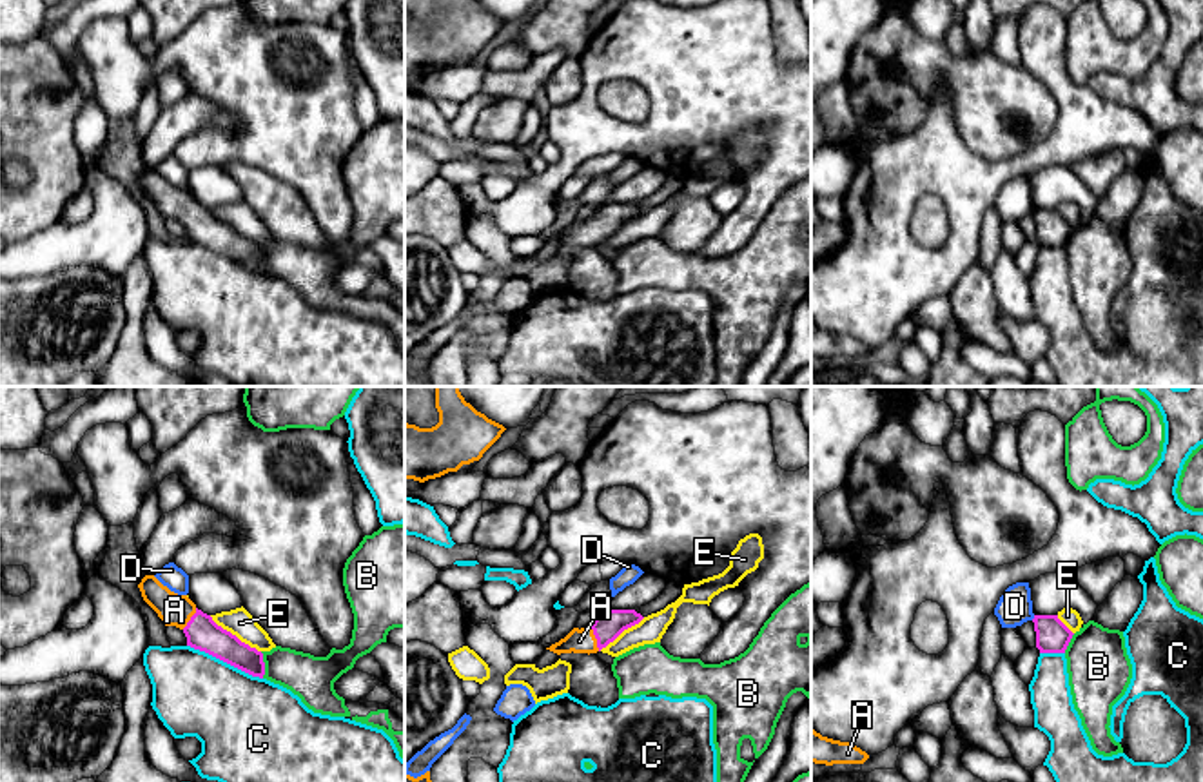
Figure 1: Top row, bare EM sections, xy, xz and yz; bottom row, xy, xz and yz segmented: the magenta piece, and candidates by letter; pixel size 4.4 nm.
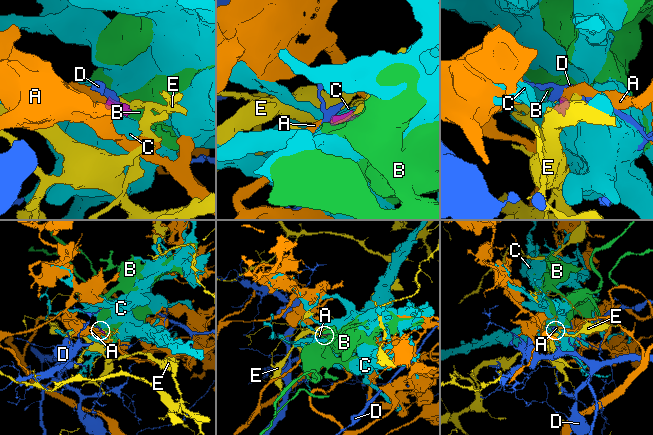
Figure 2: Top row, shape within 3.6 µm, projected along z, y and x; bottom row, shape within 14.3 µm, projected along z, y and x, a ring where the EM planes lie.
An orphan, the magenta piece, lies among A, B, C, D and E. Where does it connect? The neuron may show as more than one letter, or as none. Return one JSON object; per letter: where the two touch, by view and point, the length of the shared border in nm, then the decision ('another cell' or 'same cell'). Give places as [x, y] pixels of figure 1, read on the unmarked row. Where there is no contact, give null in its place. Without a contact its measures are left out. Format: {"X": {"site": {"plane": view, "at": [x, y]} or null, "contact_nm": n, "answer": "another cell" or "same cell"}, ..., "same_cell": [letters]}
{"A": {"site": {"plane": "xz", "at": [596, 231]}, "contact_nm": 120, "answer": "same cell"}, "B": {"site": {"plane": "xy", "at": [264, 258]}, "contact_nm": 120, "answer": "another cell"}, "C": {"site": {"plane": "xy", "at": [225, 254]}, "contact_nm": 360, "answer": "another cell"}, "D": {"site": {"plane": "yz", "at": [1035, 211]}, "contact_nm": 30, "answer": "another cell"}, "E": {"site": {"plane": "xy", "at": [234, 229]}, "contact_nm": 280, "answer": "another cell"}, "same_cell": ["A"]}

